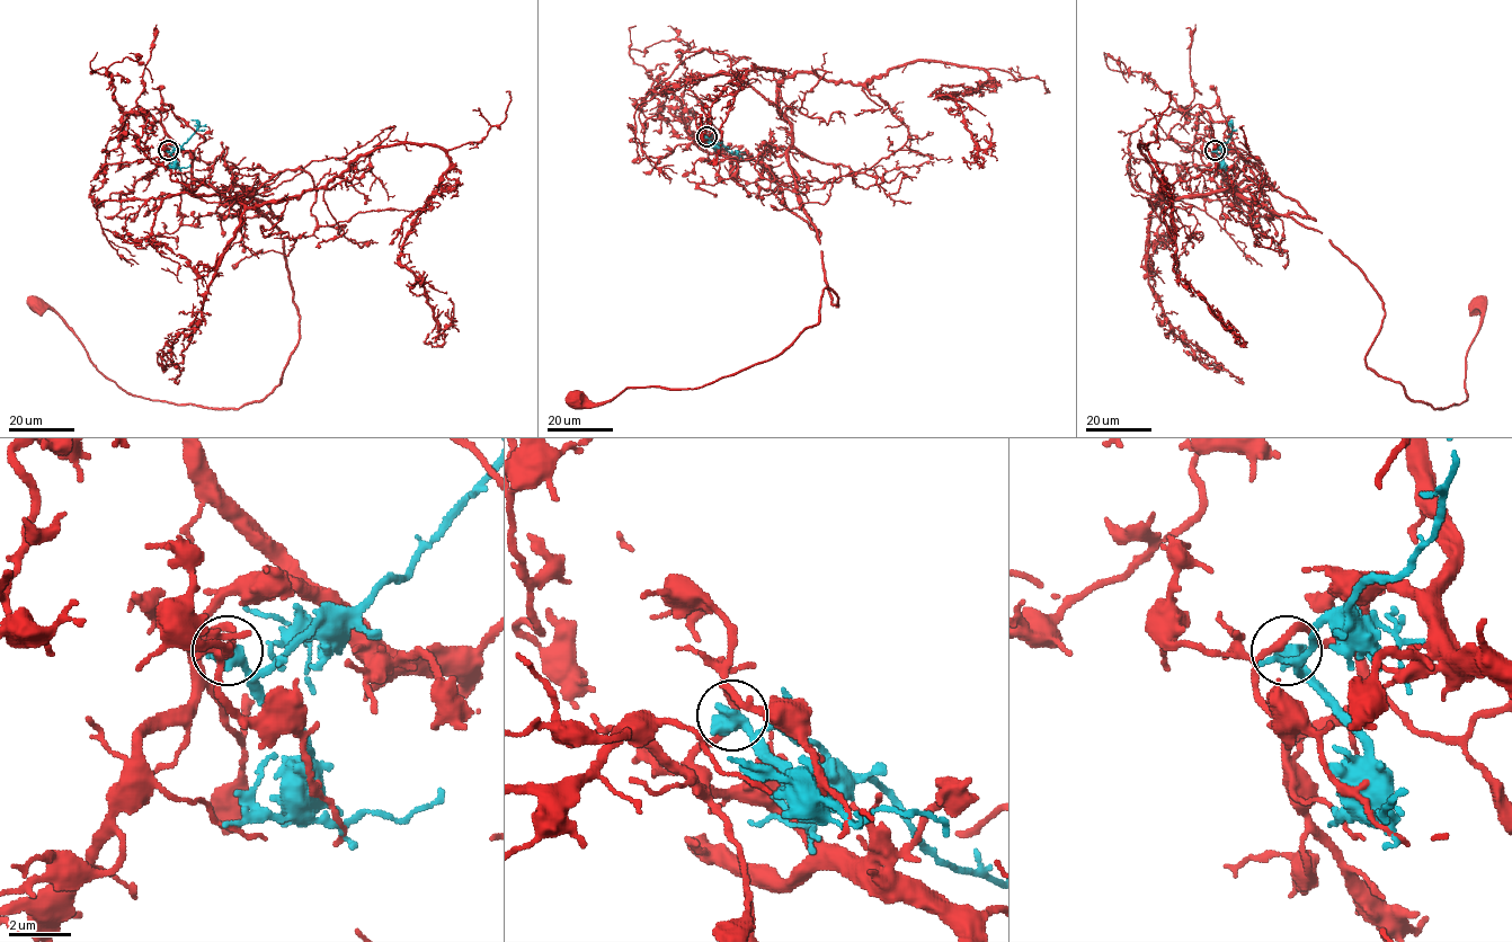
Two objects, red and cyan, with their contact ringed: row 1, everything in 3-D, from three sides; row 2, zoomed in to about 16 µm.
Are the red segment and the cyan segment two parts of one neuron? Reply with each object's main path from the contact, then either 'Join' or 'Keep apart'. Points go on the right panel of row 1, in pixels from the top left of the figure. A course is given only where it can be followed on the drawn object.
Course of red: (1213, 150), (1358, 267), (1384, 316), (1366, 364), (1410, 398), (1467, 400), (1478, 307). Course of cyan: (1215, 150), (1229, 139), (1232, 120). Keep apart

